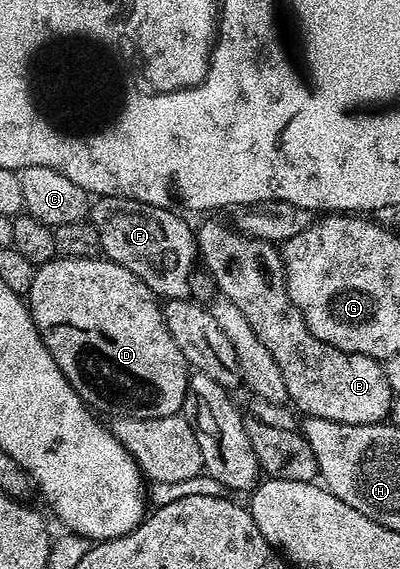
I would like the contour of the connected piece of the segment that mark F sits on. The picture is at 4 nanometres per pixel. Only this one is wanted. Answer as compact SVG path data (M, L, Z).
M100 197L90 206L90 224L96 227L96 235L100 235L102 253L105 260L120 263L120 267L128 267L132 275L136 275L159 298L190 297L190 272L200 261L198 238L195 230L182 217L177 217L174 209L161 209L148 203L140 203L136 199L123 197Z

